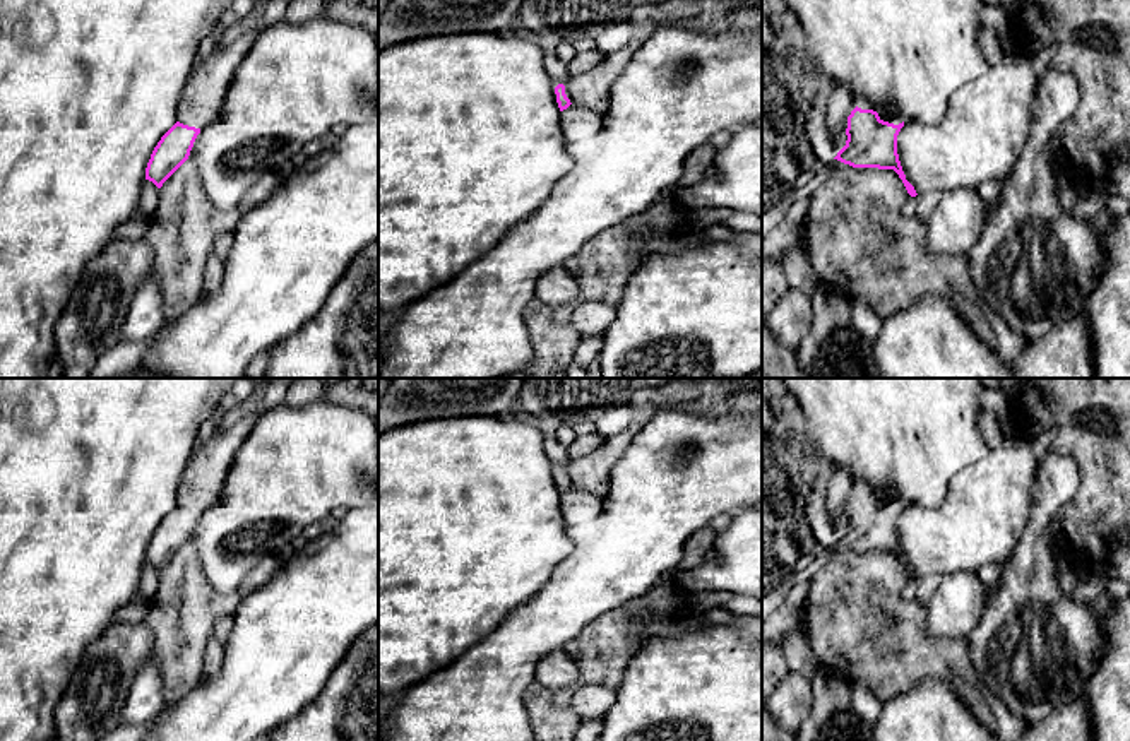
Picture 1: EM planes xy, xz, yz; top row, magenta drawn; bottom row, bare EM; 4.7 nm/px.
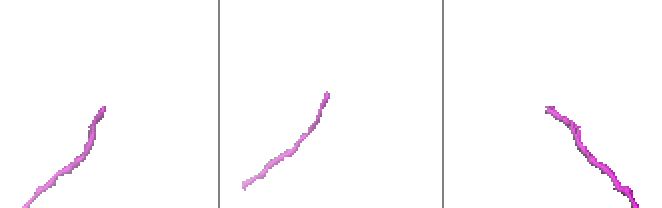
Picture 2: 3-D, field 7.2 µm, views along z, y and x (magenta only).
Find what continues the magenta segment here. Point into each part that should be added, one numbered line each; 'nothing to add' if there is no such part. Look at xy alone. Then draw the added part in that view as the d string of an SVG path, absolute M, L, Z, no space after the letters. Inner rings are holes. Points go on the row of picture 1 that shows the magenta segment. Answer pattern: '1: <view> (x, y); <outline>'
1: xy (201, 101); M259 0L252 12L223 31L214 53L193 68L176 108L176 122L202 128L217 120L226 92L241 60L257 38L284 22L291 0Z

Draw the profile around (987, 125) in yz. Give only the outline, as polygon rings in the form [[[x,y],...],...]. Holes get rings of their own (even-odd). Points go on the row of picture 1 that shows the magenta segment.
[[[1005,58],[959,87],[940,122],[904,122],[897,154],[916,193],[1007,180],[1031,135],[1036,91],[1031,58]]]

